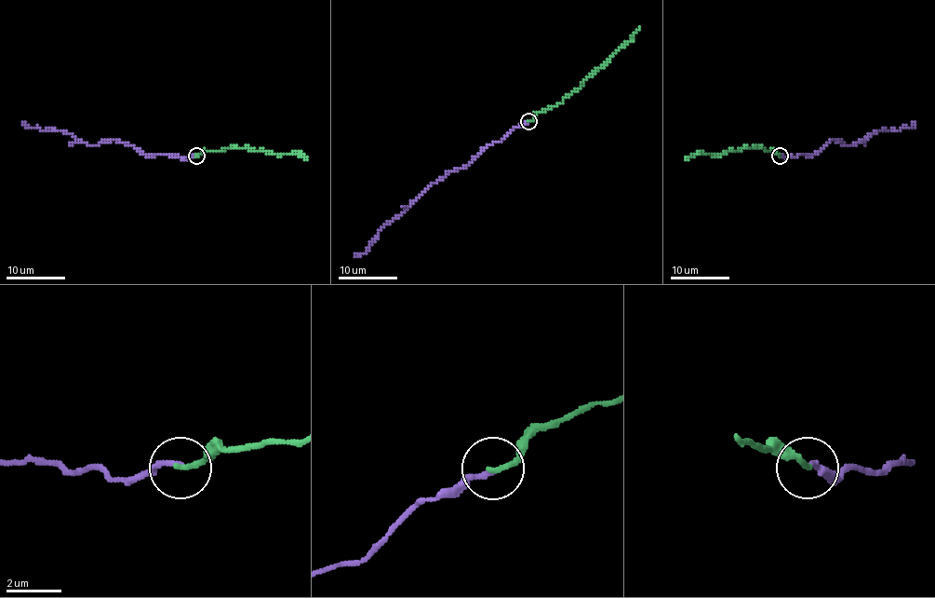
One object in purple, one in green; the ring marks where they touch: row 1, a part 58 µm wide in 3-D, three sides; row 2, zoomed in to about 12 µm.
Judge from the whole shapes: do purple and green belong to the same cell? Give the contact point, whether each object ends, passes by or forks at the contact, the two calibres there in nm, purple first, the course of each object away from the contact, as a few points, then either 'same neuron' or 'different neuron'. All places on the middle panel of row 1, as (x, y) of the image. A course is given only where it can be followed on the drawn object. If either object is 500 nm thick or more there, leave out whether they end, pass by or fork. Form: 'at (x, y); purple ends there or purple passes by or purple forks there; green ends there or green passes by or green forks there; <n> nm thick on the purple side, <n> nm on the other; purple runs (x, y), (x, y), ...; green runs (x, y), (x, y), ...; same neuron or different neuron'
at (528, 121); purple ends there; green ends there; 200 nm thick on the purple side, 200 nm on the other; purple runs (528, 122), (514, 128), (500, 141), (486, 145), (465, 166), (447, 173), (390, 220), (364, 252), (353, 255); green runs (528, 122), (577, 90), (632, 39), (640, 26); same neuron

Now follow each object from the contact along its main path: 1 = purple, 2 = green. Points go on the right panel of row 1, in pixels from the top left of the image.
1: (781, 155), (786, 157), (814, 155), (832, 140), (855, 144), (878, 129), (911, 129), (914, 122)
2: (781, 156), (763, 147), (749, 147), (725, 150), (720, 155), (698, 154), (685, 159)

